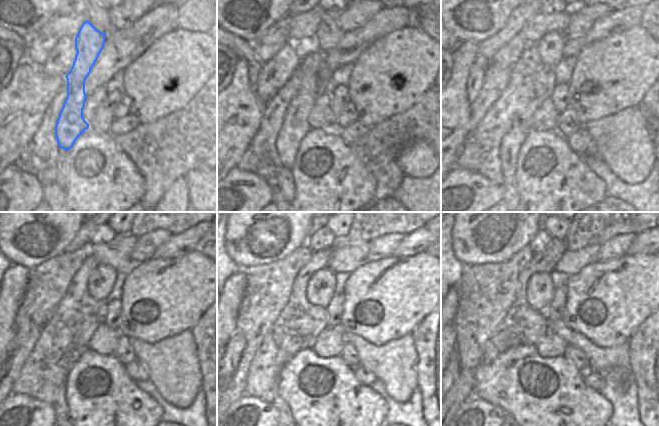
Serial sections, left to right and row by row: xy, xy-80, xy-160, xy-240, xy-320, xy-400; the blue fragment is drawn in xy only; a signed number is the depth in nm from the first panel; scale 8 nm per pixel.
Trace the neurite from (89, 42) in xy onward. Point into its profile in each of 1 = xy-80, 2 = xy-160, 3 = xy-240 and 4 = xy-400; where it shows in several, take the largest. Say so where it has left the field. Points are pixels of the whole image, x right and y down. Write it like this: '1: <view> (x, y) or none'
1: xy-80 (295, 127)
2: xy-160 (512, 142)
3: xy-240 (59, 404)
4: xy-400 (506, 415)

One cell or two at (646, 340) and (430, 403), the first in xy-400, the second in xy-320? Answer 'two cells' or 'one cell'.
one cell

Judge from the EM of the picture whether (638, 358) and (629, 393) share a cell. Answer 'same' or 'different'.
different

